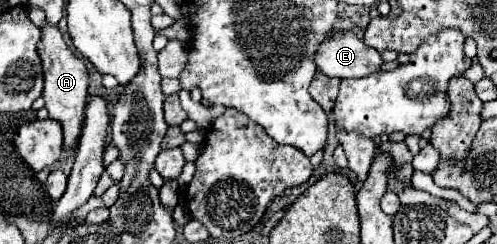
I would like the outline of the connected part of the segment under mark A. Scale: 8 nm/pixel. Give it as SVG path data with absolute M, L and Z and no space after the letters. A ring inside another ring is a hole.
M47 23L41 31L43 31L43 41L39 43L39 55L43 61L43 75L45 75L45 89L43 89L45 107L49 111L49 117L57 119L63 125L63 151L73 155L79 145L79 137L81 137L81 129L83 129L83 121L85 121L87 85L89 85L87 67L85 67L83 59L79 59L67 47L57 25Z

